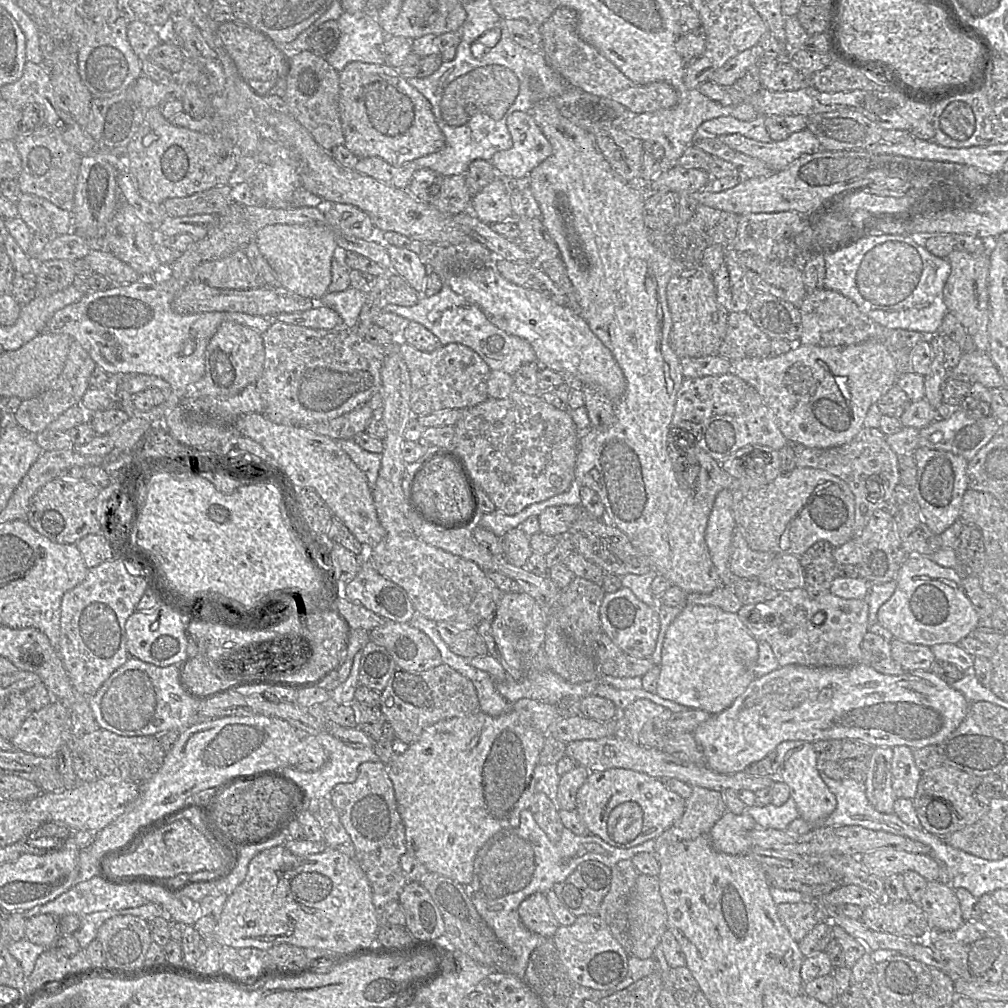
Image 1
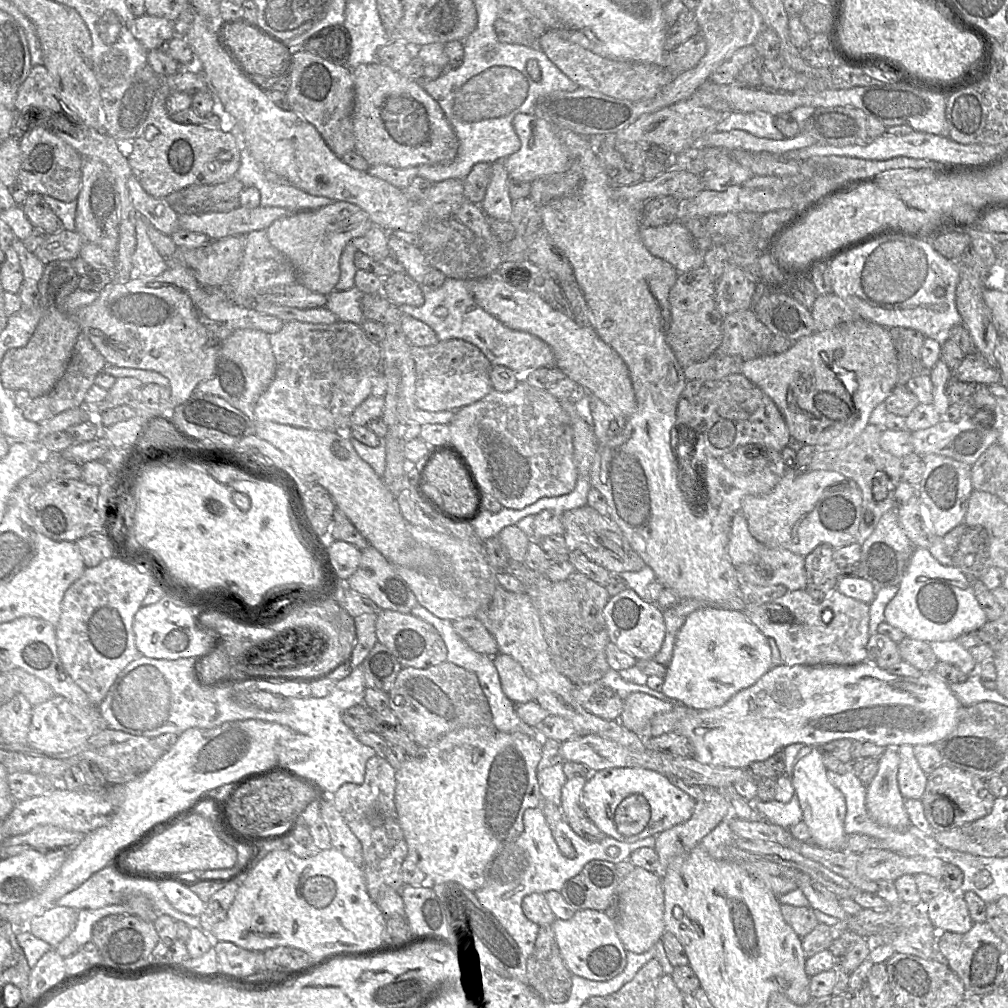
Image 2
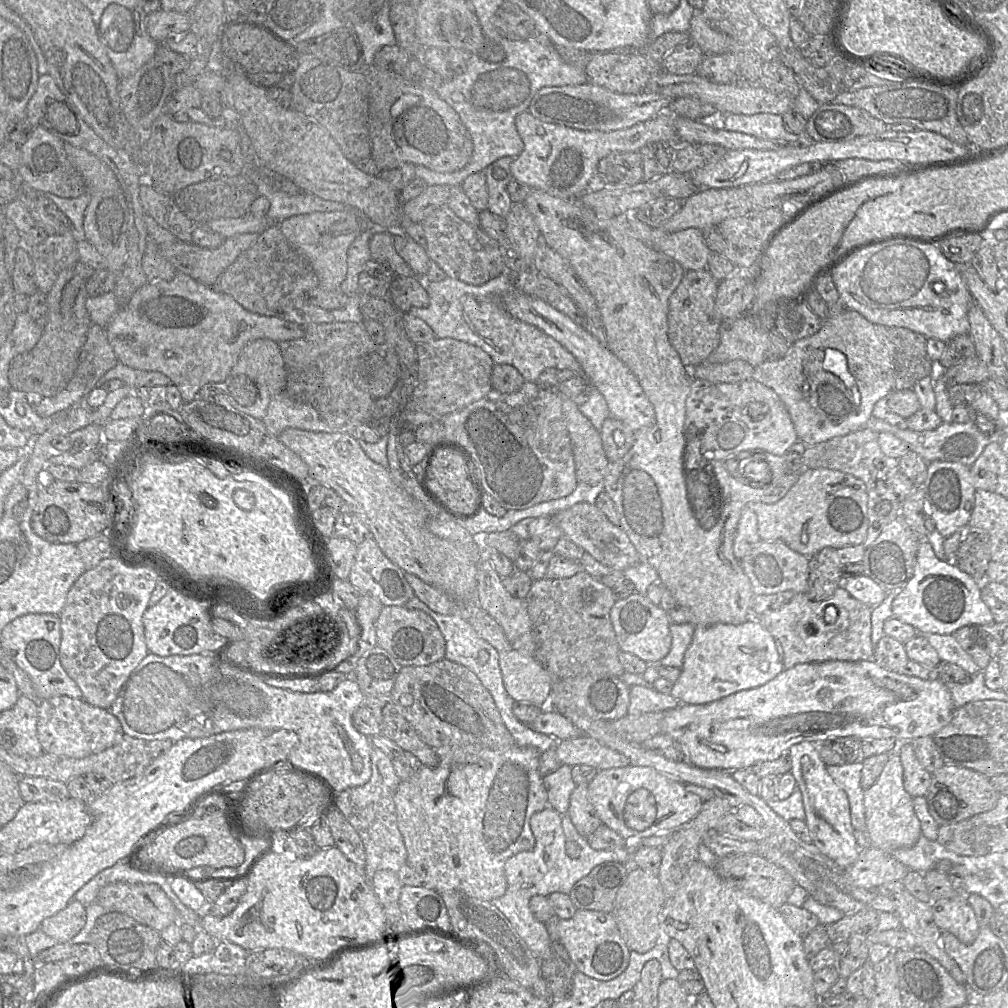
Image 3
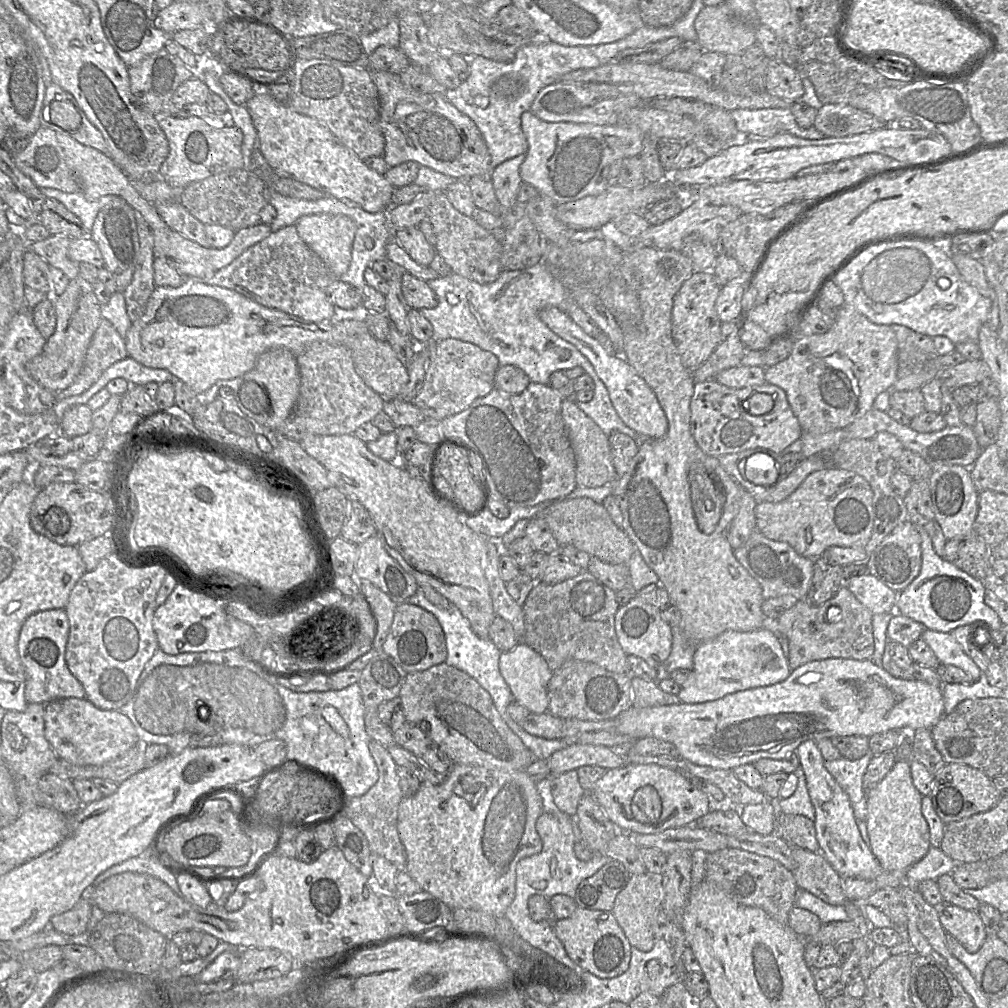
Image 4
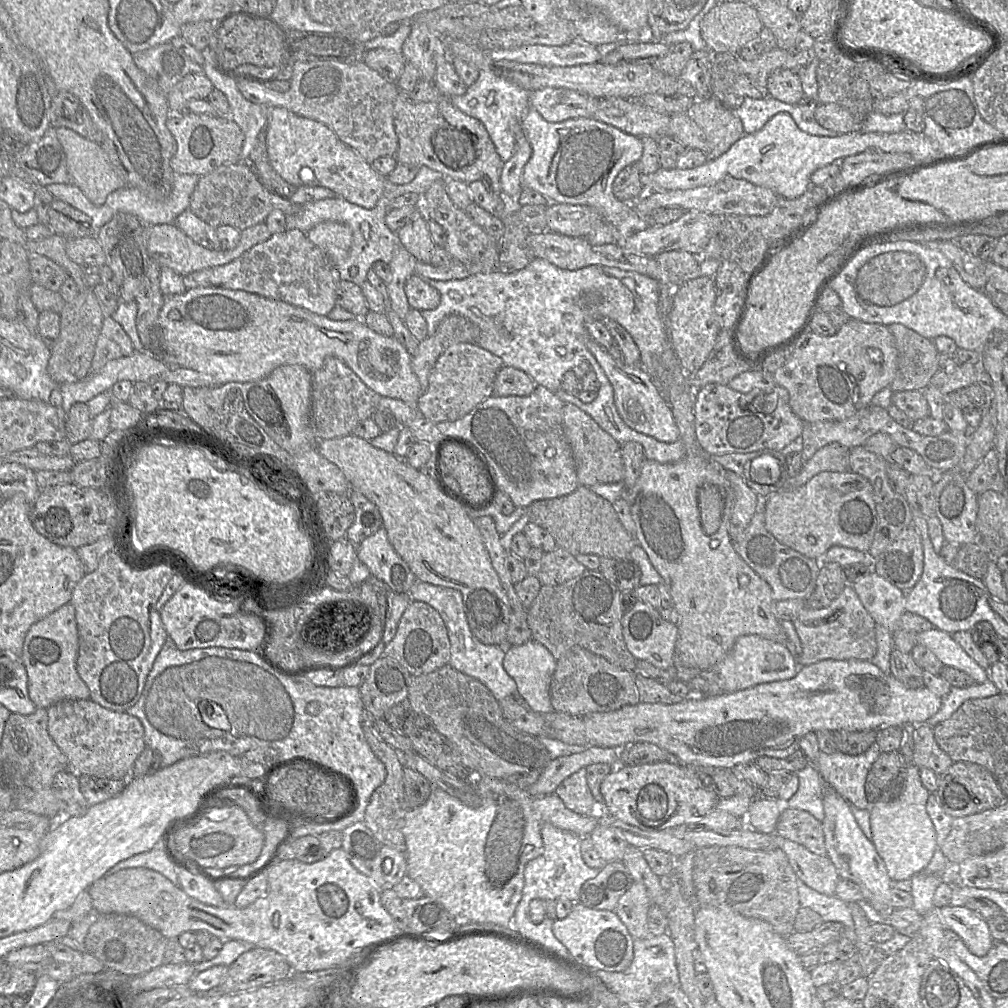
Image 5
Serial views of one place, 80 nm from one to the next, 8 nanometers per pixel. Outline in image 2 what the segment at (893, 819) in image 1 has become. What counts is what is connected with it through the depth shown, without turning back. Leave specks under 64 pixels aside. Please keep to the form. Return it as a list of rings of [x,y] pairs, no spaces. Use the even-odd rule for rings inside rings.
[[[827,770],[827,777],[845,797],[847,810],[844,830],[847,835],[864,834],[885,839],[892,832],[903,832],[903,830],[881,826],[873,821],[866,806],[867,786],[858,779],[852,770],[848,770],[845,774]]]

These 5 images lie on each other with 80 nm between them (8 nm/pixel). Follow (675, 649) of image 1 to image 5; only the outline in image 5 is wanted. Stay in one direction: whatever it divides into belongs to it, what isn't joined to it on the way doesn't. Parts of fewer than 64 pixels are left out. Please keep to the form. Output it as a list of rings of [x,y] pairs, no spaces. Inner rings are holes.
[[[758,635],[740,636],[727,656],[714,668],[723,680],[723,693],[733,693],[761,683],[788,680],[799,671],[797,659],[783,642]]]

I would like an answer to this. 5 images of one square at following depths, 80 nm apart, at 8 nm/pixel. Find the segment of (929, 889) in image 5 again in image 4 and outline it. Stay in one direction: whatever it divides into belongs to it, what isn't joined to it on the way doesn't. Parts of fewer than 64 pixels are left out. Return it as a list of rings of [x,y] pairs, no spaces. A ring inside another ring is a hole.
[[[932,847],[929,849],[927,854],[917,863],[909,867],[904,873],[904,883],[902,883],[899,887],[903,886],[904,884],[907,885],[911,890],[917,890],[919,884],[925,880],[932,880],[936,881],[938,877],[944,874],[951,874],[952,871],[955,869],[958,864],[965,864],[965,863],[958,863],[947,856],[940,847]]]

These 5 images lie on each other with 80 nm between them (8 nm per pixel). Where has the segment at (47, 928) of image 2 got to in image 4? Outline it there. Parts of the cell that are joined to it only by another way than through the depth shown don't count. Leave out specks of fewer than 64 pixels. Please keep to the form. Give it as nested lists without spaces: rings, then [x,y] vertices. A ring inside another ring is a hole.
[[[81,897],[70,910],[53,916],[49,928],[68,936],[82,934],[87,929],[91,909],[91,901],[87,897]]]

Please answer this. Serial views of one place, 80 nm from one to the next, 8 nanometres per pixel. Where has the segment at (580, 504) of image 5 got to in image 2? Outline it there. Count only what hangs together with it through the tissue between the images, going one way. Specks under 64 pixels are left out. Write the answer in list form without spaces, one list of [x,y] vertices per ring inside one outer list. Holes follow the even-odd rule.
[[[586,505],[563,512],[561,522],[572,548],[579,549],[589,560],[605,568],[612,575],[637,572],[646,566],[643,559],[633,550],[619,526],[590,506]]]

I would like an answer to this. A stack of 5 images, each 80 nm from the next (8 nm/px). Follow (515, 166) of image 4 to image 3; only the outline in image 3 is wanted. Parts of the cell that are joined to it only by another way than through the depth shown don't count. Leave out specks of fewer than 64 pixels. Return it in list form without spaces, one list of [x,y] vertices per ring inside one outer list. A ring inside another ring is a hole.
[[[505,156],[488,165],[484,174],[488,191],[488,208],[500,218],[505,218],[513,202],[507,191],[507,185],[513,179],[510,165],[514,158]]]

